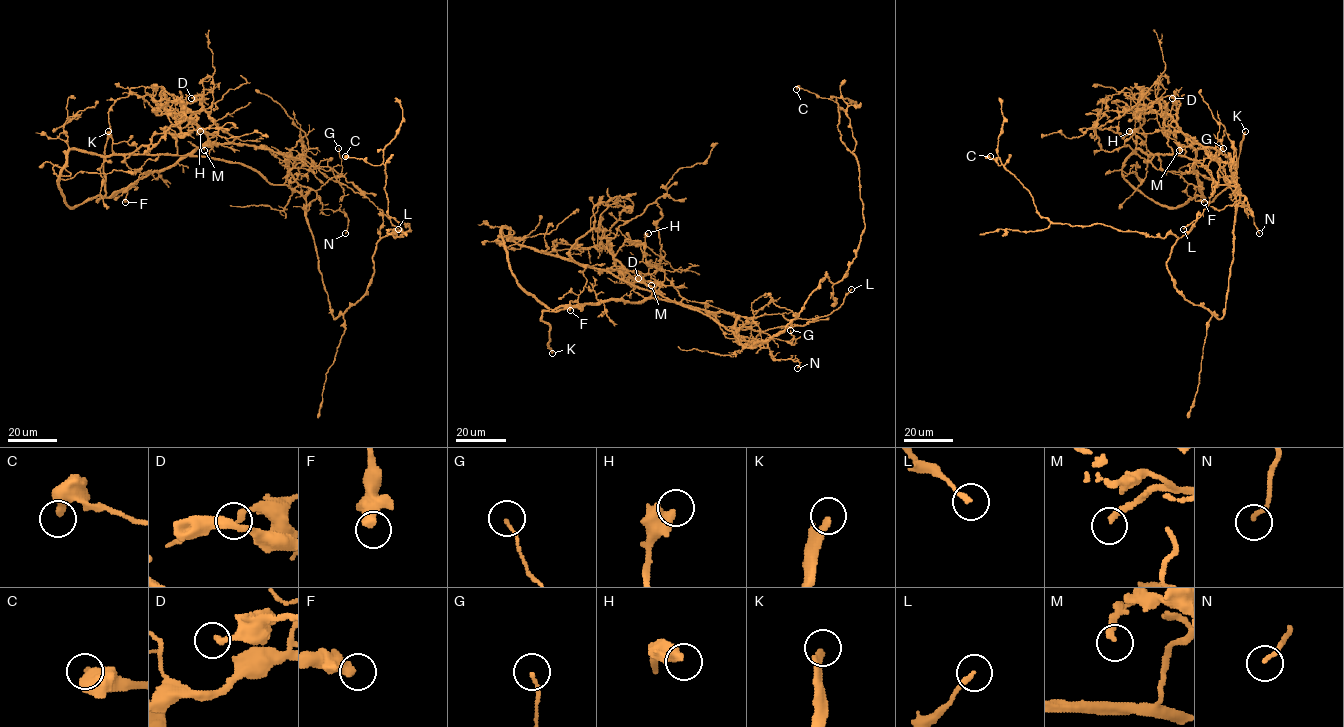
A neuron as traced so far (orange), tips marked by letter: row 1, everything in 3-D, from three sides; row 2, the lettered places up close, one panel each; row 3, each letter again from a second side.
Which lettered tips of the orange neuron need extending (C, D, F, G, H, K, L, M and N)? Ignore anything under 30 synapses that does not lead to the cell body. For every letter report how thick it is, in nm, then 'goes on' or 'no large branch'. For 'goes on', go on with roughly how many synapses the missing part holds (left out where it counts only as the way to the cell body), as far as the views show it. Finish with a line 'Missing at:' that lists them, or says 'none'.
C: 360 nm | no large branch
D: 240 nm | no large branch
F: 500 nm | no large branch
G: 100 nm | no large branch
H: 360 nm | no large branch
K: 280 nm | goes on
L: 200 nm | no large branch
M: 260 nm | goes on | 80 syn
N: 160 nm | no large branch
Missing at: K, M

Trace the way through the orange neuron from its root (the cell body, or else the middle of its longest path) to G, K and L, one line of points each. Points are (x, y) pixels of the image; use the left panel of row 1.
G: (315, 249), (306, 216), (305, 198), (290, 170), (307, 156), (326, 177), (338, 181), (342, 170), (338, 148)
K: (315, 249), (301, 186), (287, 162), (266, 147), (204, 144), (175, 164), (97, 202), (105, 194), (108, 131)
L: (315, 249), (306, 216), (307, 194), (311, 189), (319, 189), (333, 177), (343, 176), (351, 182), (398, 229)

